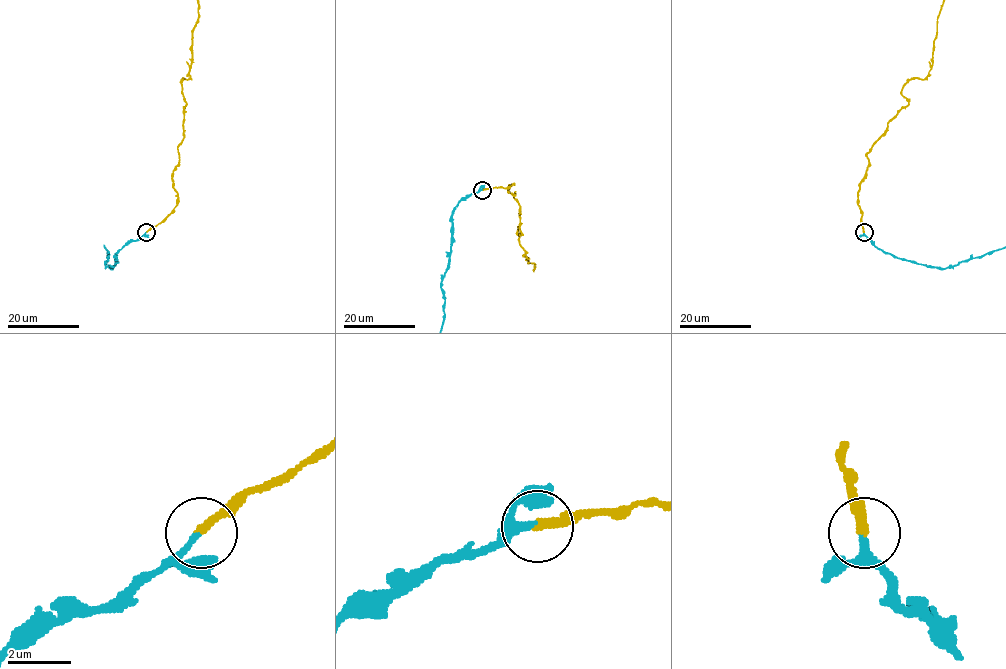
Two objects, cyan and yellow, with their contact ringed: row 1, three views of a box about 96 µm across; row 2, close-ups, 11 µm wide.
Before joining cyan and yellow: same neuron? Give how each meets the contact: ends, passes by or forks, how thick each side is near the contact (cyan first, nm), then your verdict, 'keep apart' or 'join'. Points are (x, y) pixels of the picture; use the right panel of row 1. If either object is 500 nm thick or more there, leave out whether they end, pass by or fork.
cyan ends; yellow ends; calibres 200 and 240 nm; join

